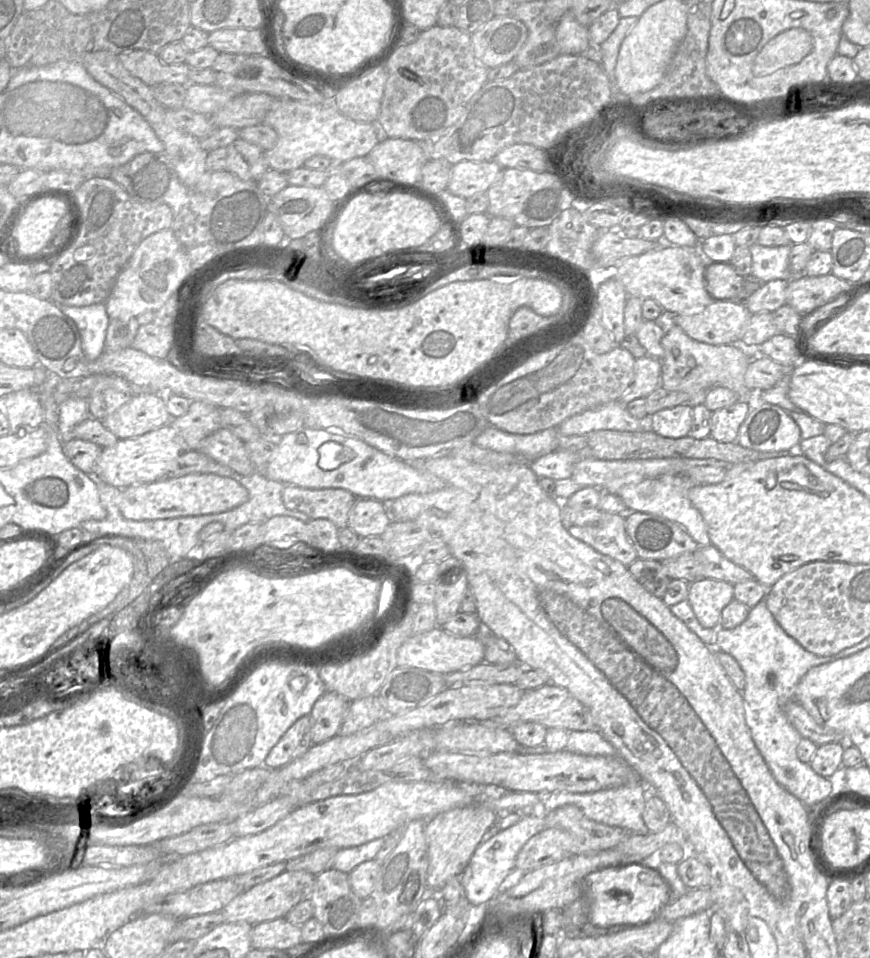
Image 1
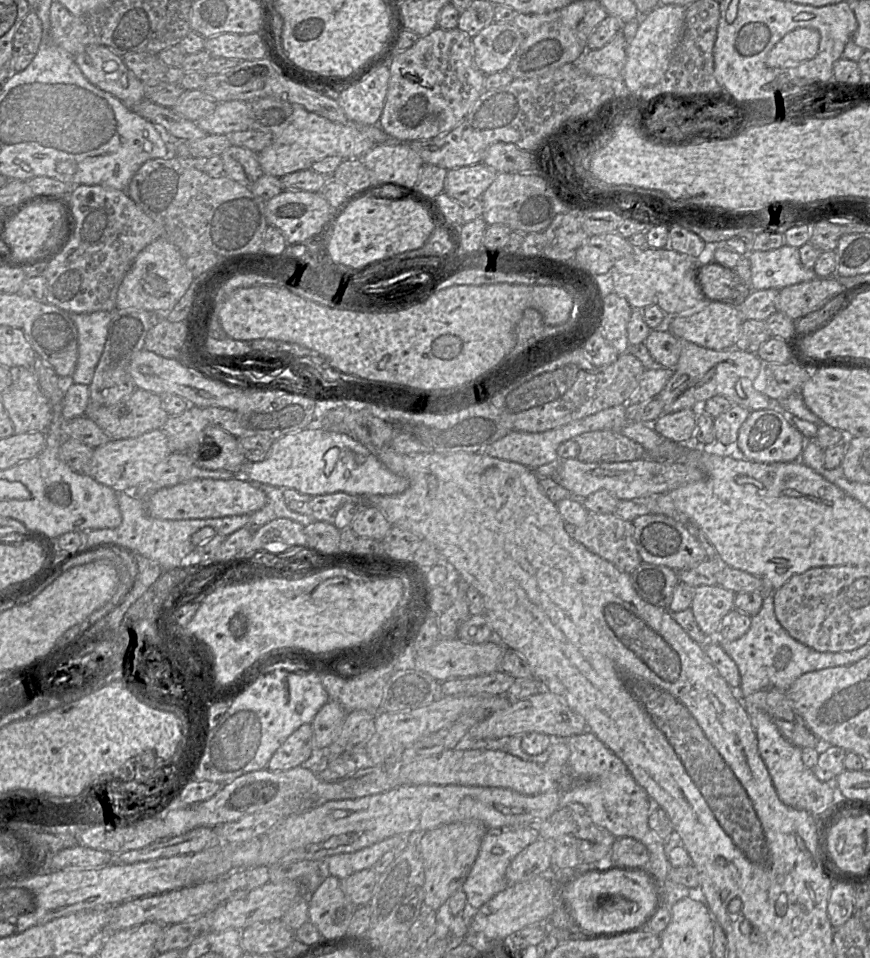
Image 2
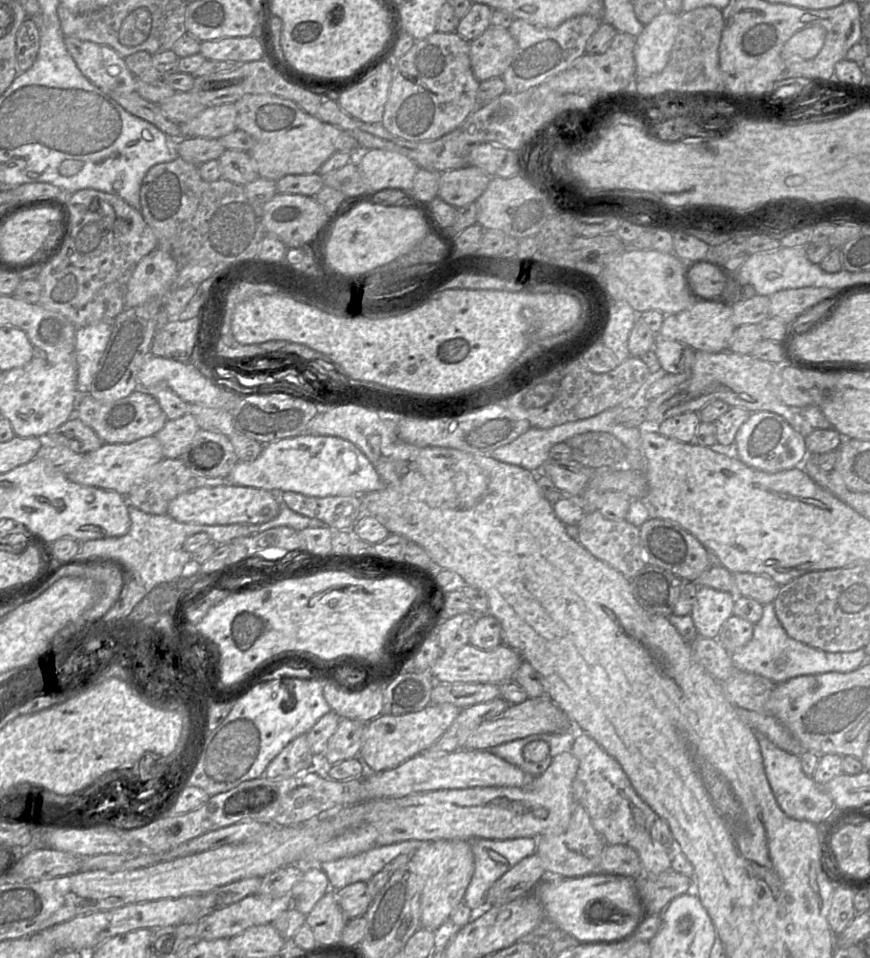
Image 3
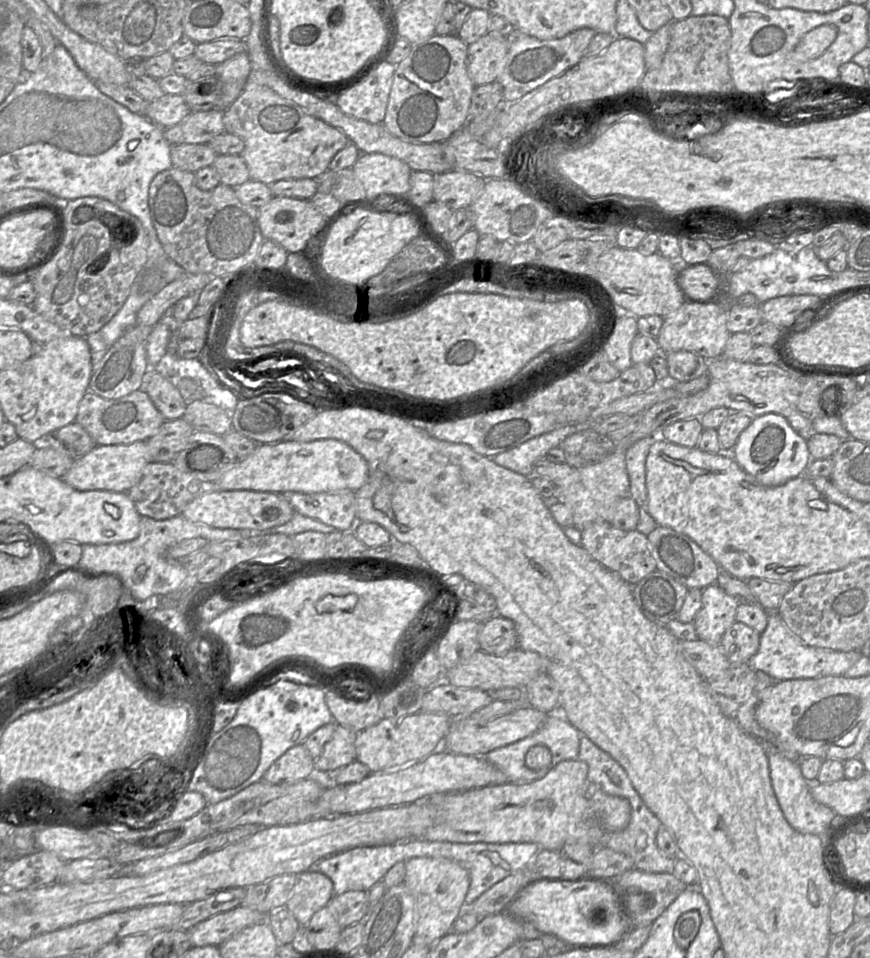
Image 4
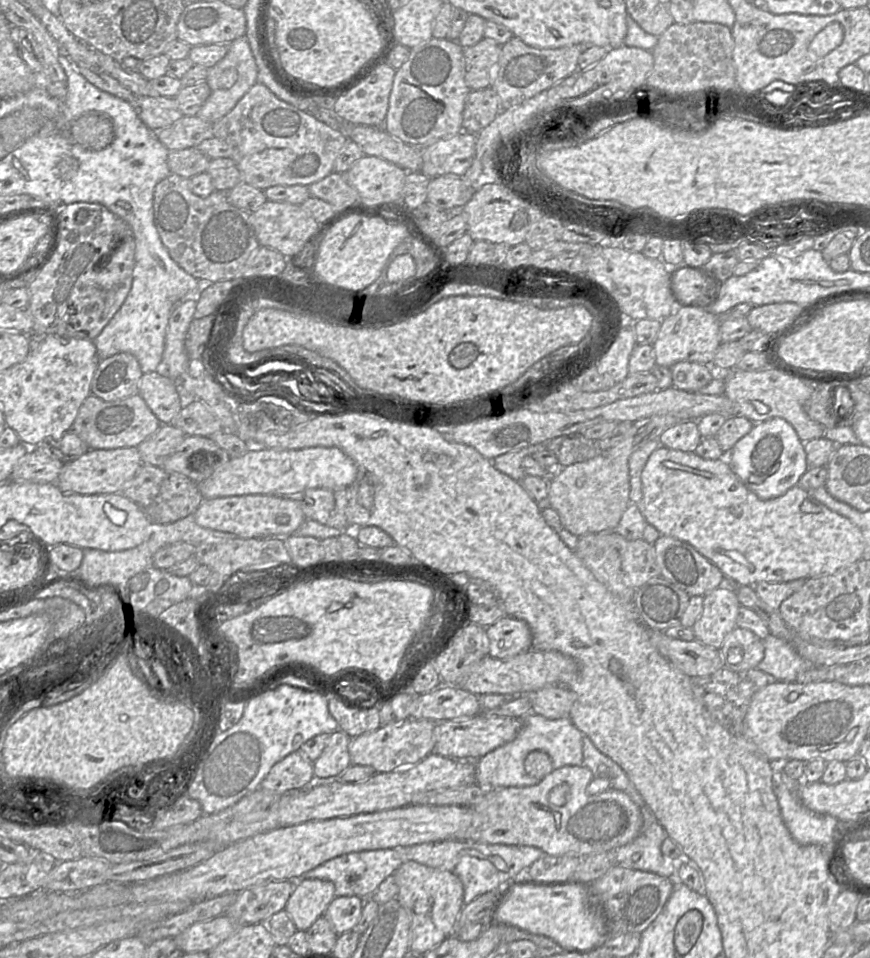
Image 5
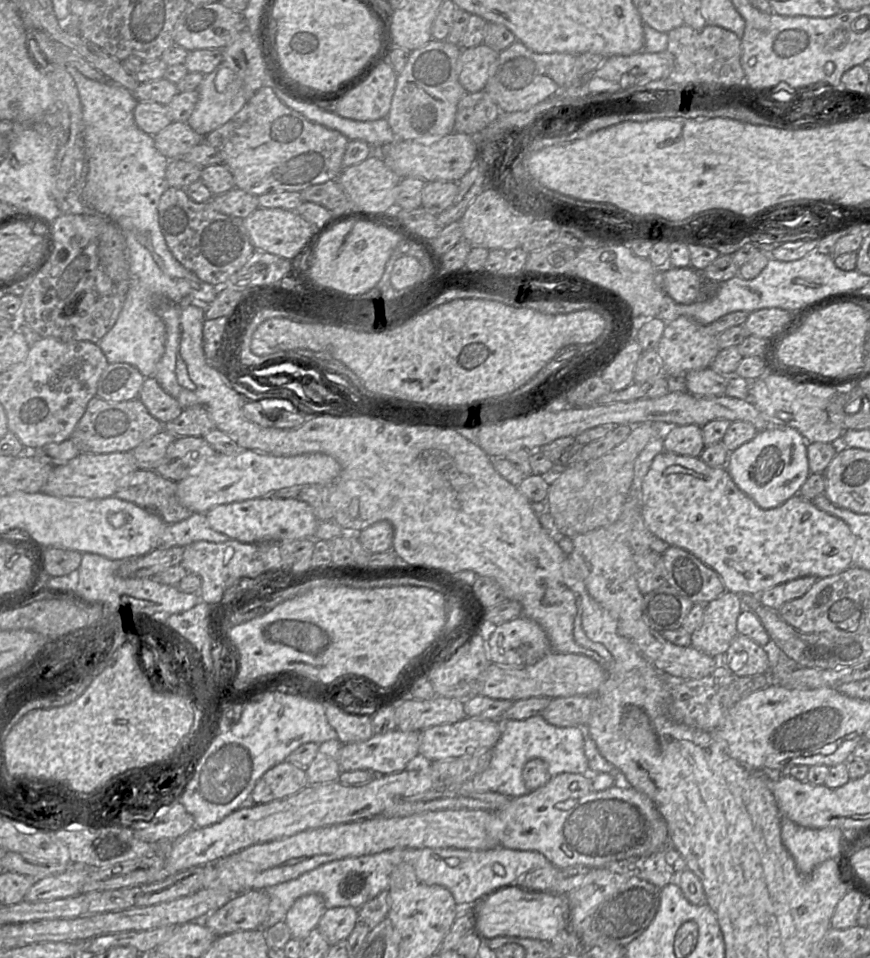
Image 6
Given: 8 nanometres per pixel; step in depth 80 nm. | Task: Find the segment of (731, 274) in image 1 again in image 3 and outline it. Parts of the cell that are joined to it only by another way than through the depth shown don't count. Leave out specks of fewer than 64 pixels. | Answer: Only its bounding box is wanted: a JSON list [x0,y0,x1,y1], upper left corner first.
[687,264,724,299]

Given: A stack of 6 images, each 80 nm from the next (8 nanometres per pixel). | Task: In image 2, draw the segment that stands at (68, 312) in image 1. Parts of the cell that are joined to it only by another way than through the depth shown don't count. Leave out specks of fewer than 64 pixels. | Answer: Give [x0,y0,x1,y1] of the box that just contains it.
[69,311,112,386]

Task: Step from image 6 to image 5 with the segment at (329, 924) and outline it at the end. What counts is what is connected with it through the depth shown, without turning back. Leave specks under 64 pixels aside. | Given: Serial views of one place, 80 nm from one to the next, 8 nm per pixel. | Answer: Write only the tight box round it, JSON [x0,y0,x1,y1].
[324,896,364,935]

